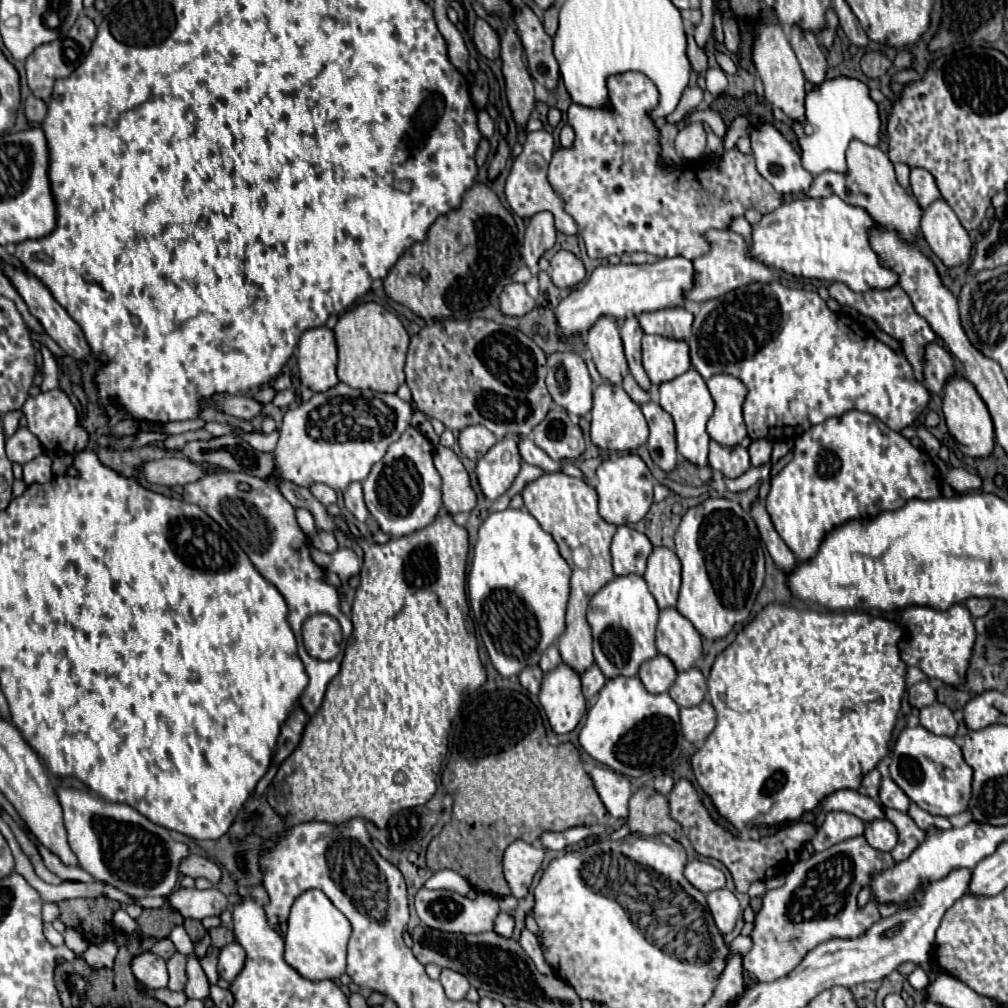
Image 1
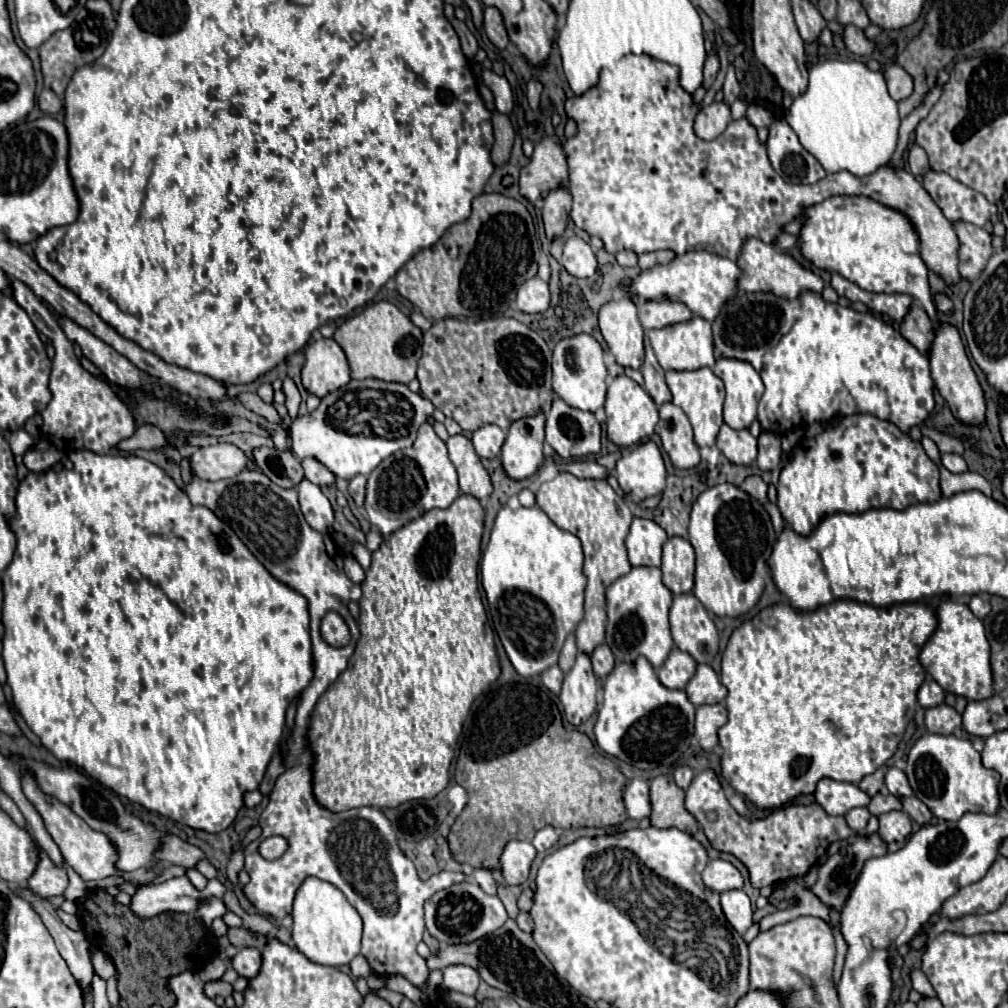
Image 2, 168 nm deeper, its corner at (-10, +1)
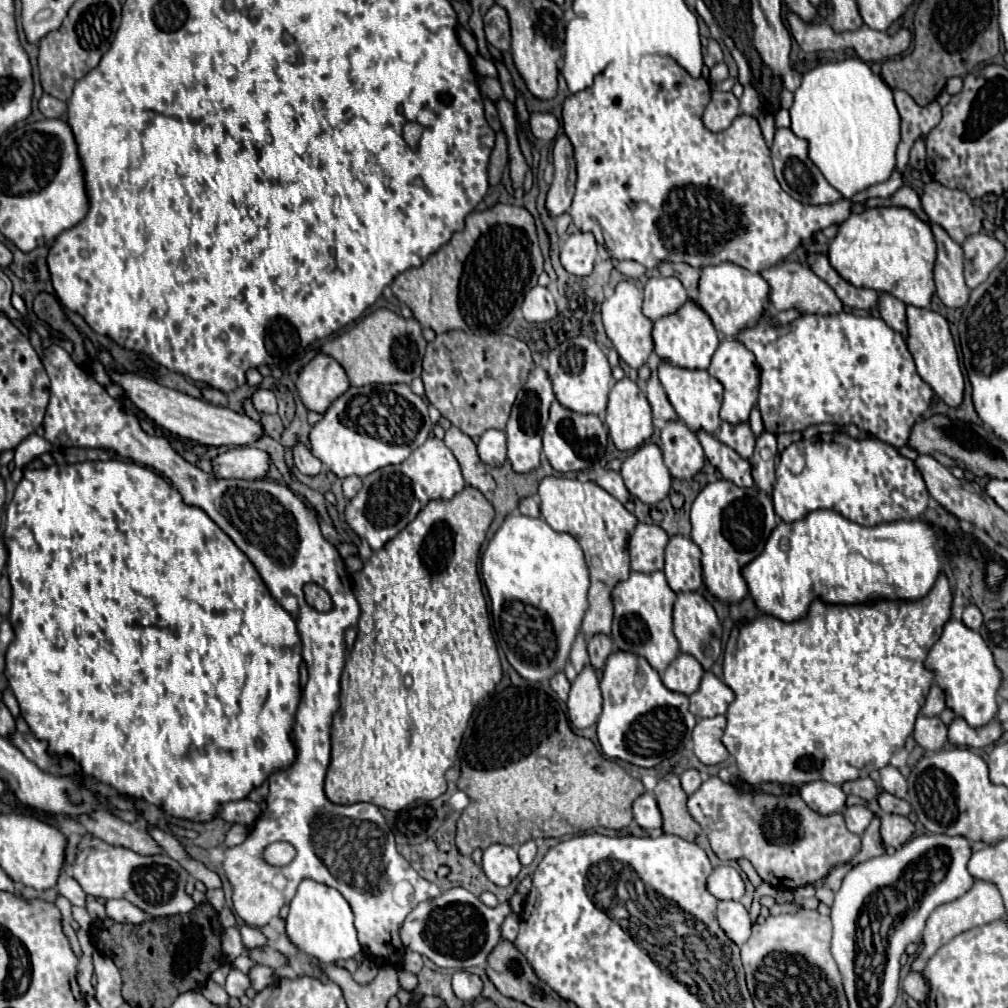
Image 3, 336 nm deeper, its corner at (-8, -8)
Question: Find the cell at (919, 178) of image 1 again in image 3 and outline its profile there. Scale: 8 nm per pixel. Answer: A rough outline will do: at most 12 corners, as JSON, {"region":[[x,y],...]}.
{"region":[[926,183],[922,209],[958,245],[984,213],[964,191]]}

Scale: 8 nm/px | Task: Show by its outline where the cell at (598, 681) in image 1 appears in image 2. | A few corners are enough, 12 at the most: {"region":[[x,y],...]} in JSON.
{"region":[[600,644],[590,660],[596,678],[604,680],[614,670],[614,656]]}

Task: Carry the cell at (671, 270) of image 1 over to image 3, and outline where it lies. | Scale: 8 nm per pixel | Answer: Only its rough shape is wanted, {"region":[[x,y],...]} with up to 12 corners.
{"region":[[734,263],[704,267],[696,303],[736,337],[770,309],[770,285]]}

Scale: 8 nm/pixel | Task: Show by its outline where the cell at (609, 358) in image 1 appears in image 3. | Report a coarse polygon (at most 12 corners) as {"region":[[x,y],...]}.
{"region":[[620,281],[602,303],[618,355],[640,369],[654,351],[642,291]]}

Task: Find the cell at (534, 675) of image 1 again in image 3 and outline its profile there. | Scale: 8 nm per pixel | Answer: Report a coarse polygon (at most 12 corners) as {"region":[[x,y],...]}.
{"region":[[564,673],[550,679],[562,701],[568,699],[570,681]]}

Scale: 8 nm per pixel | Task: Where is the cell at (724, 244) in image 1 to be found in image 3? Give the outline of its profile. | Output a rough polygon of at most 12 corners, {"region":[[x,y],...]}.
{"region":[[784,261],[762,275],[778,311],[834,315],[834,289],[810,267]]}

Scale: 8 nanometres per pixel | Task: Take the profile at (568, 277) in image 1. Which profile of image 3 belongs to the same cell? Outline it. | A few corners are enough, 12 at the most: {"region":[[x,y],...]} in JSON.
{"region":[[570,233],[560,261],[566,271],[586,277],[596,259],[592,233]]}

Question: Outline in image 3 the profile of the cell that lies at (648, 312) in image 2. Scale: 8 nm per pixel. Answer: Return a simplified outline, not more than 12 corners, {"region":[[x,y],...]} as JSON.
{"region":[[652,277],[642,311],[656,321],[688,299],[676,277]]}

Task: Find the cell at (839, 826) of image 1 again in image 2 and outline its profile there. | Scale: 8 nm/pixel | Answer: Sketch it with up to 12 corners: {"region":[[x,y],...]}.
{"region":[[852,808],[844,814],[846,824],[854,832],[862,832],[870,812]]}

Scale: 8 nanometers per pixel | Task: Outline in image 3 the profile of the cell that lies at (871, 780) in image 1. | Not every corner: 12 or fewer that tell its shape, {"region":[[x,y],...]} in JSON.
{"region":[[870,777],[842,783],[846,795],[874,799],[876,783]]}

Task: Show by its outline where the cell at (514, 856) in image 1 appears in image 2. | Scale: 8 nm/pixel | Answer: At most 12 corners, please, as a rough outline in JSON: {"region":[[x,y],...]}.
{"region":[[508,842],[500,856],[502,876],[522,886],[530,876],[536,848]]}

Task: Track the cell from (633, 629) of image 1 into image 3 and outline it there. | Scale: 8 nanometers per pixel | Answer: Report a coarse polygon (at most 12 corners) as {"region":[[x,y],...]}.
{"region":[[664,571],[612,591],[612,639],[662,673],[680,653]]}

